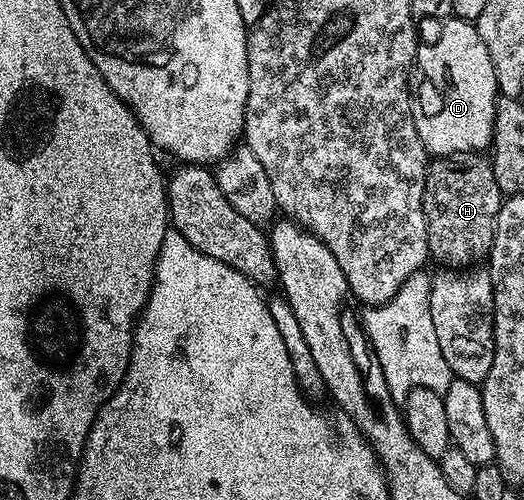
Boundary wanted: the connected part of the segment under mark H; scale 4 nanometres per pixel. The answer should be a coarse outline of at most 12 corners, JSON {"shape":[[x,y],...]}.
{"shape":[[490,158],[427,164],[427,249],[447,269],[491,254],[505,196]]}

